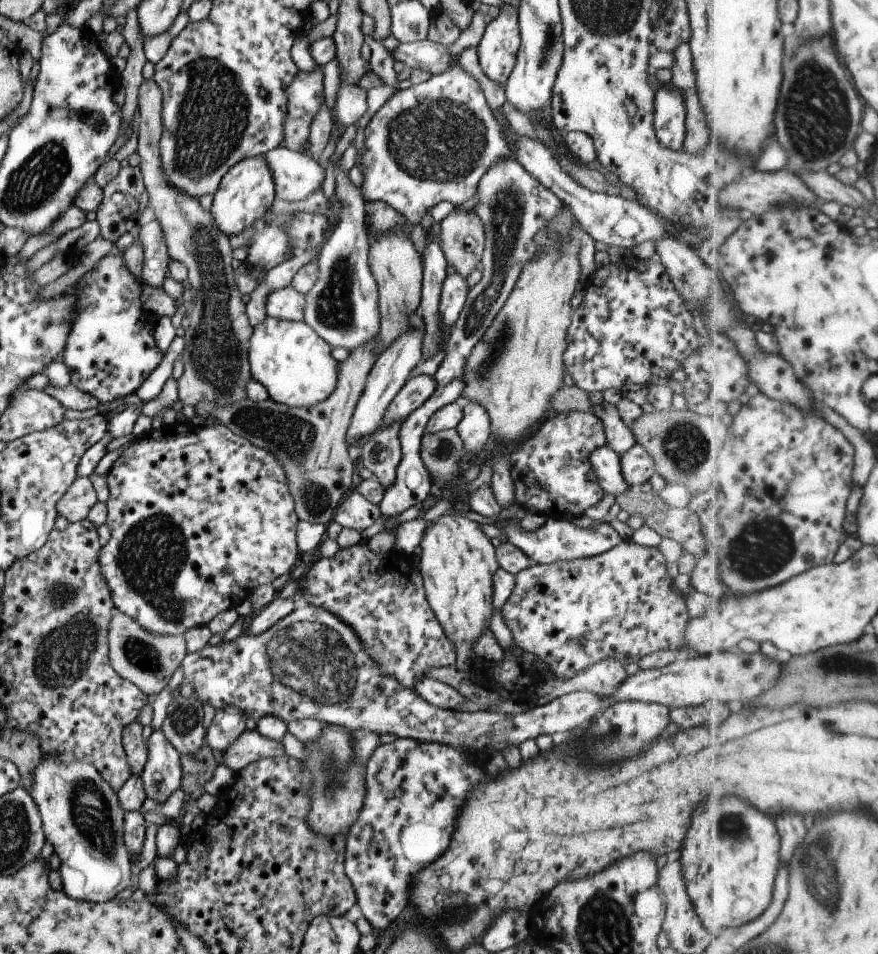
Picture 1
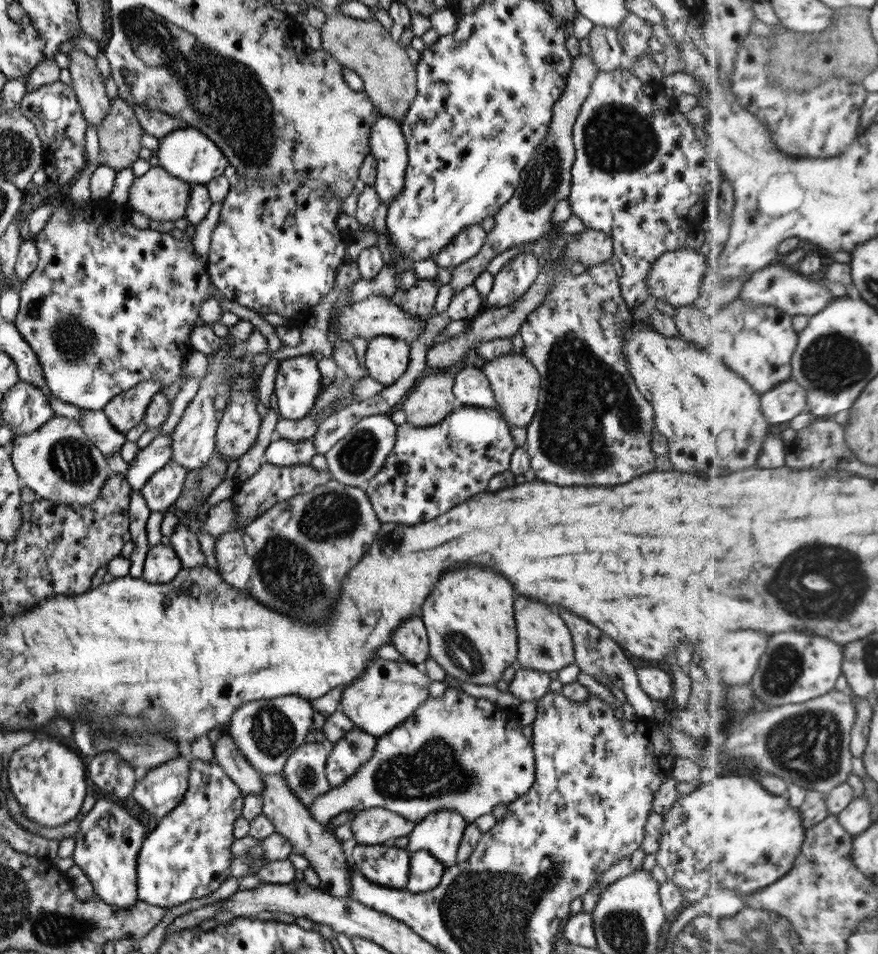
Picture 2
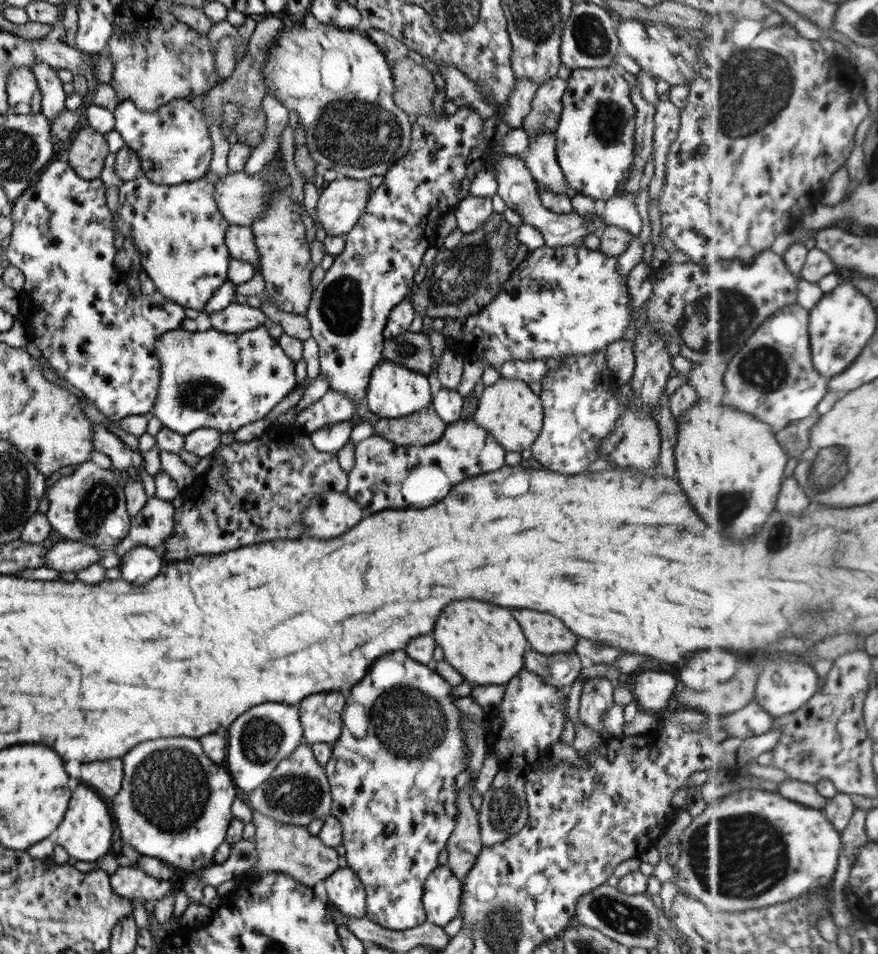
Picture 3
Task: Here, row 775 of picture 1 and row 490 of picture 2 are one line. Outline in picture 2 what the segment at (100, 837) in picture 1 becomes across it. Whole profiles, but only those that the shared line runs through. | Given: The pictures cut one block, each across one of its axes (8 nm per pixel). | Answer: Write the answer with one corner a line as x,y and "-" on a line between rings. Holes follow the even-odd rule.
53,416
36,430
14,437
10,453
23,484
39,498
60,503
86,505
96,501
111,474
106,457
84,434
82,426
68,417

